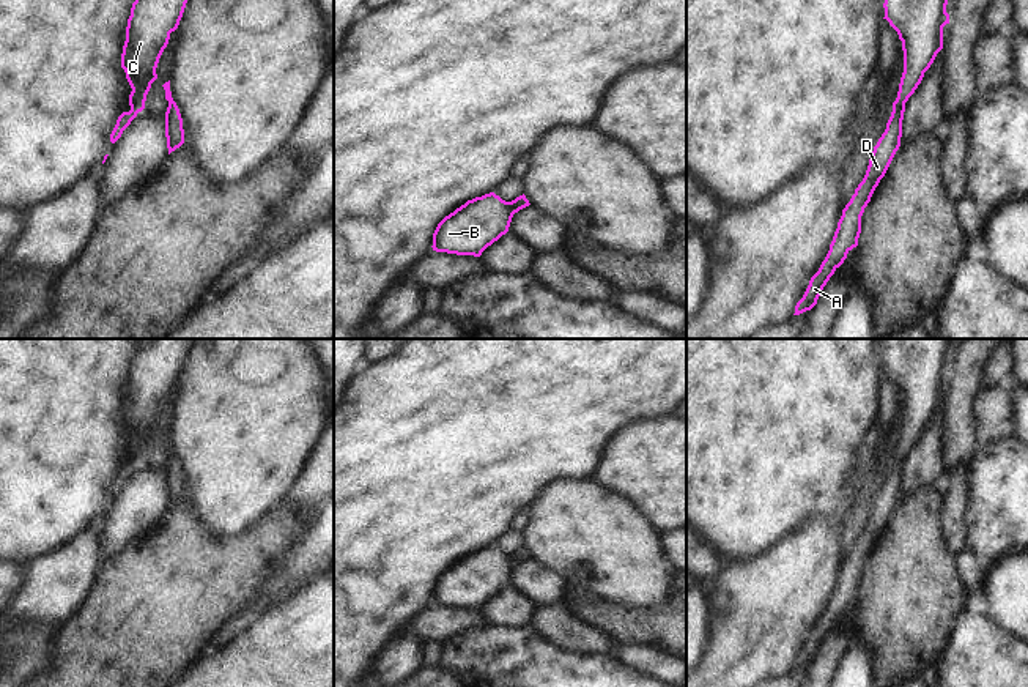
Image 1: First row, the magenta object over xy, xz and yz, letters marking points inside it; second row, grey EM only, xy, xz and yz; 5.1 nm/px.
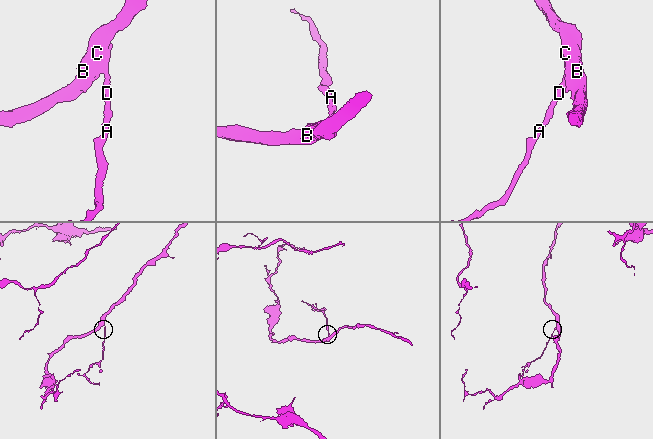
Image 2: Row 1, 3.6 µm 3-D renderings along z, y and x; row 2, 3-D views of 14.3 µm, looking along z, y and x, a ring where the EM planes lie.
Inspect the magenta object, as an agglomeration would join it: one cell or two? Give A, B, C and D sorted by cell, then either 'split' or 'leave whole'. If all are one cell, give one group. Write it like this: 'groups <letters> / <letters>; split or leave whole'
groups A B C D; leave whole

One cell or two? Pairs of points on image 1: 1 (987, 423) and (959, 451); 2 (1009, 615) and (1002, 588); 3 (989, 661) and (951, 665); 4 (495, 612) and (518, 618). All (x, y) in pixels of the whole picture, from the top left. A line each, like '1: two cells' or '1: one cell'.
1: two cells
2: one cell
3: one cell
4: one cell

